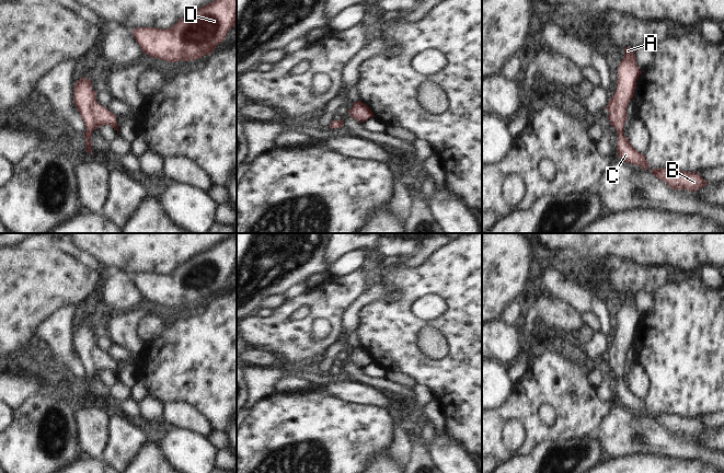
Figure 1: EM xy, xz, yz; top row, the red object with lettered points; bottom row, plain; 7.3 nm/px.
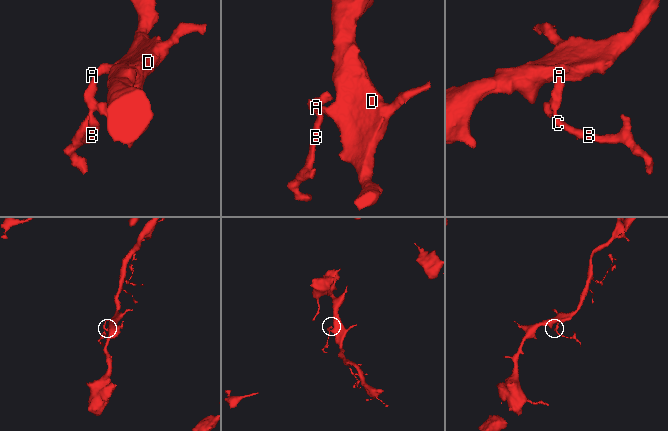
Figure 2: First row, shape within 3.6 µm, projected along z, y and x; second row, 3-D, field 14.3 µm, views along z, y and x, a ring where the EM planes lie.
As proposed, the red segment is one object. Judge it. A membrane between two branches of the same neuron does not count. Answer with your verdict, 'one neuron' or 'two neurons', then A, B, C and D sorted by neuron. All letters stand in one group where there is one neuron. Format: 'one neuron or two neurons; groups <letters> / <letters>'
one neuron; groups A B C D

